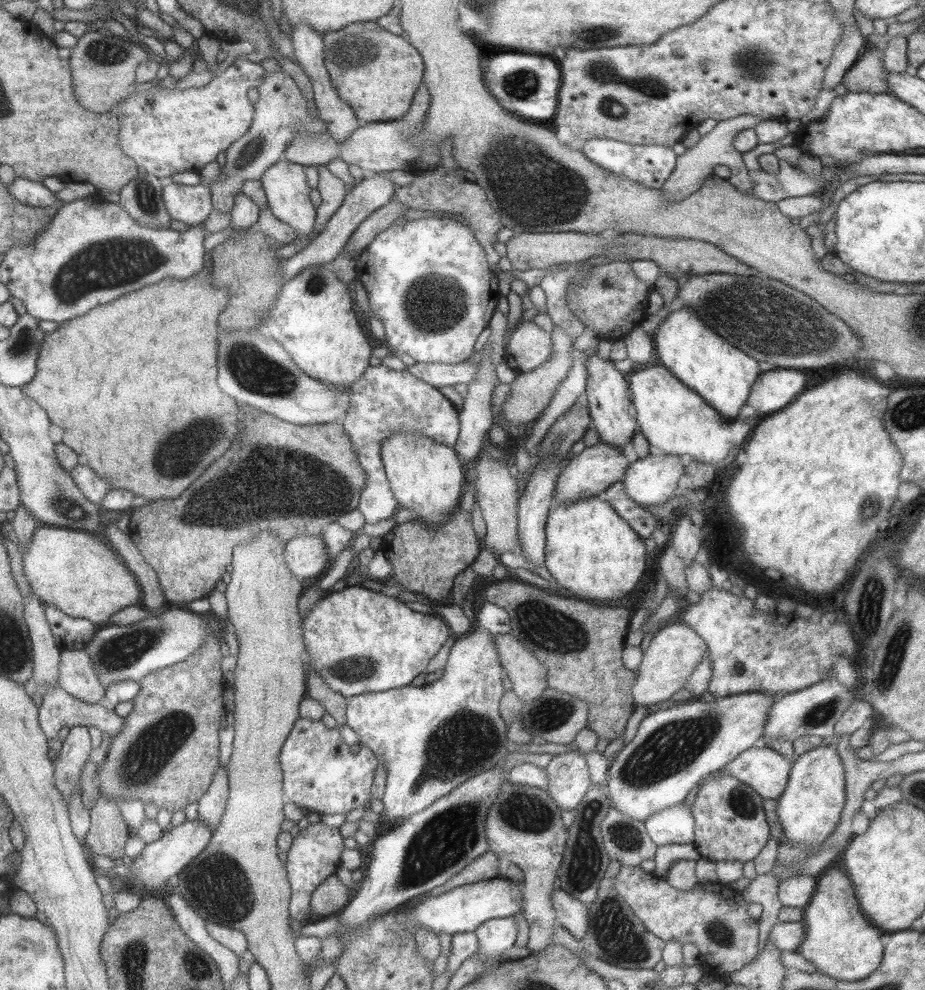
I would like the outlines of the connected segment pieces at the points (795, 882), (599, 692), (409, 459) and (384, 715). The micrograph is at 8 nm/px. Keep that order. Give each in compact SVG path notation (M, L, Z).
M814 875L791 876L779 884L779 899L783 906L805 909L815 895L817 877Z
M496 580L486 587L486 598L488 602L501 606L508 612L512 623L511 634L547 668L548 686L560 693L577 696L589 704L589 729L609 741L624 735L627 720L636 707L632 691L637 672L628 670L623 663L623 650L626 636L630 632L632 611L623 607L608 607L606 604L593 606L584 599L546 590L521 580Z
M396 431L381 444L382 462L390 488L400 508L416 513L416 518L436 528L456 514L466 488L466 468L454 447L433 441L420 433Z
M479 625L468 636L457 637L442 676L433 683L421 687L406 685L348 698L346 716L341 723L356 732L360 744L370 748L388 771L385 795L382 798L385 808L380 815L385 824L399 825L400 822L396 822L398 818L404 820L411 814L426 809L437 798L447 795L476 774L506 760L510 752L507 748L510 742L507 737L509 726L499 711L502 695L506 691L504 676L505 670L494 644L494 635Z

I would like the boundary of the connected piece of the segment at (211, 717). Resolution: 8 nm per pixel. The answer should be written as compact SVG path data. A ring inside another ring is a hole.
M210 633L205 643L186 660L152 671L140 680L139 693L132 699L133 710L123 720L123 727L111 739L110 749L100 768L101 796L112 800L133 798L146 804L155 804L171 813L184 811L193 802L199 802L220 768L220 720L224 705L225 676L220 669L222 660L220 640Z

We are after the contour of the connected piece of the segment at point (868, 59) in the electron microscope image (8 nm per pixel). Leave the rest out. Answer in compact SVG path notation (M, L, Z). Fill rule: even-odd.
M872 49L865 52L844 74L843 84L849 91L888 93L886 70L883 63L884 52Z

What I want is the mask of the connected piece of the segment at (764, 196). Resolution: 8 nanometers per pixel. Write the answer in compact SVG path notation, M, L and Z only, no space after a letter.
M754 150L742 154L742 157L755 184L753 194L760 200L776 202L783 198L817 194L824 190L824 178L810 179L806 173L799 168L794 169L783 159L779 160L779 173L770 175L761 169Z

